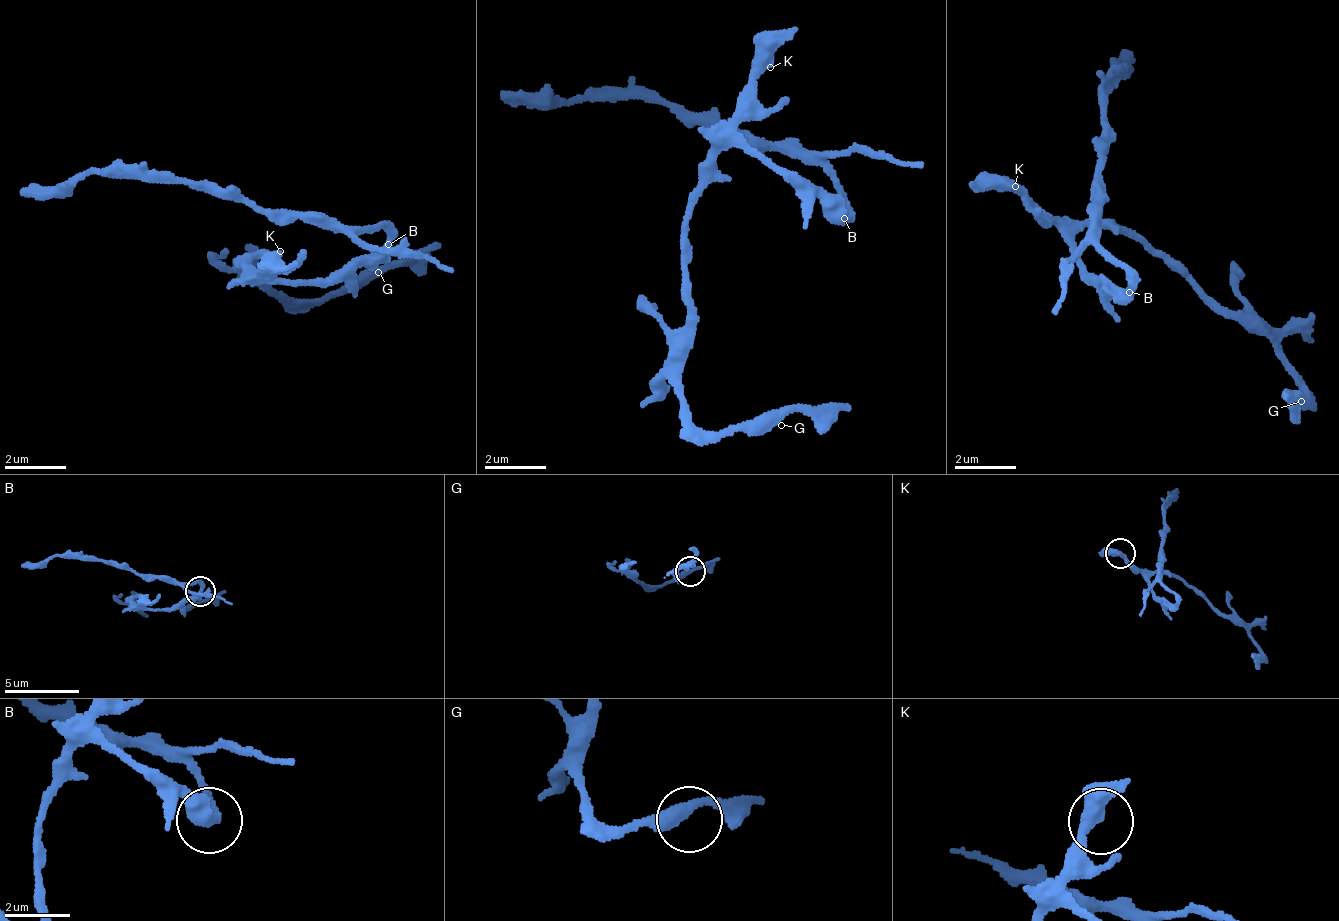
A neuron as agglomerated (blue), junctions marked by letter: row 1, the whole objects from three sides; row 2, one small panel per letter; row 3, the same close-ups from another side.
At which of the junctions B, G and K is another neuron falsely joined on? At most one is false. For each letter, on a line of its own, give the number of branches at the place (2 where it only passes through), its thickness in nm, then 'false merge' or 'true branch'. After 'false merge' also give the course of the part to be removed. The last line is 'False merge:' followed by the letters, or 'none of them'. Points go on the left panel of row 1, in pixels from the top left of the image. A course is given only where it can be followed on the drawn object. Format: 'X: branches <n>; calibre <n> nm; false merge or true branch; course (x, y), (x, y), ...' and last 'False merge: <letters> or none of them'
B: branches 2; calibre 380 nm; true branch
G: branches 2; calibre 340 nm; true branch
K: branches 2; calibre 380 nm; true branch
False merge: none of them

